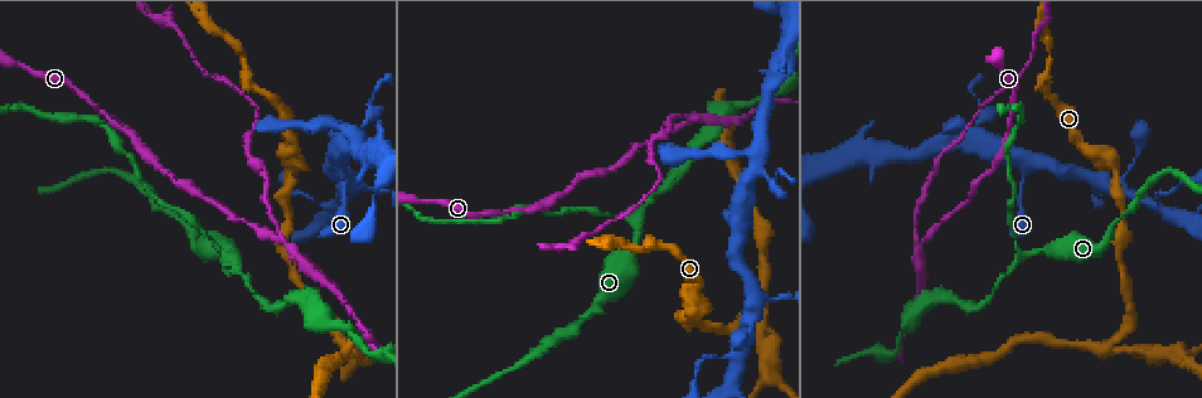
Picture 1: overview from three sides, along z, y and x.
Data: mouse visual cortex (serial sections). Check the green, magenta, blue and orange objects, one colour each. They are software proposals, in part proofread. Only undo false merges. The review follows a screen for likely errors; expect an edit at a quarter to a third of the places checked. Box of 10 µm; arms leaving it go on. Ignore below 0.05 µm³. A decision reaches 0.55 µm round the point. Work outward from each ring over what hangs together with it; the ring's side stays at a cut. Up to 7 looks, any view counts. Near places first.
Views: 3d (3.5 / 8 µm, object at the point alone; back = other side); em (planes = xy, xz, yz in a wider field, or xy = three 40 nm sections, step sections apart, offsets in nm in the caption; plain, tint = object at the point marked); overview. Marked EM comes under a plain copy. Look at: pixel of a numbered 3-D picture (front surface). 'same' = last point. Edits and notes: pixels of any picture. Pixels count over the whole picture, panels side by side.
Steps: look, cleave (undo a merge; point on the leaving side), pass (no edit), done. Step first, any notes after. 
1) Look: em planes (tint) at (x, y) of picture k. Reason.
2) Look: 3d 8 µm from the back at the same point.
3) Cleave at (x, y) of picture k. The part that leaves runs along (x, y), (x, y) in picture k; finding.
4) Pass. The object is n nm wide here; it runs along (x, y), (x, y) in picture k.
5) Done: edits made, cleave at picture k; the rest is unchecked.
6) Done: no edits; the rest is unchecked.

Look: 3d 3.5 µm at (687, 122) of picture 1.

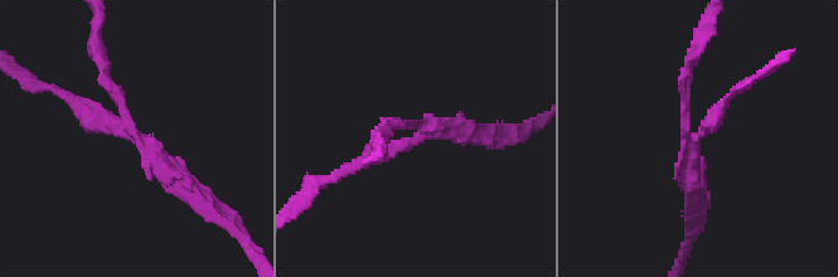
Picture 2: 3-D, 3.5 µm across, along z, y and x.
Look: em planes (tint) at (141, 139) of picture 2. Need the tissue.

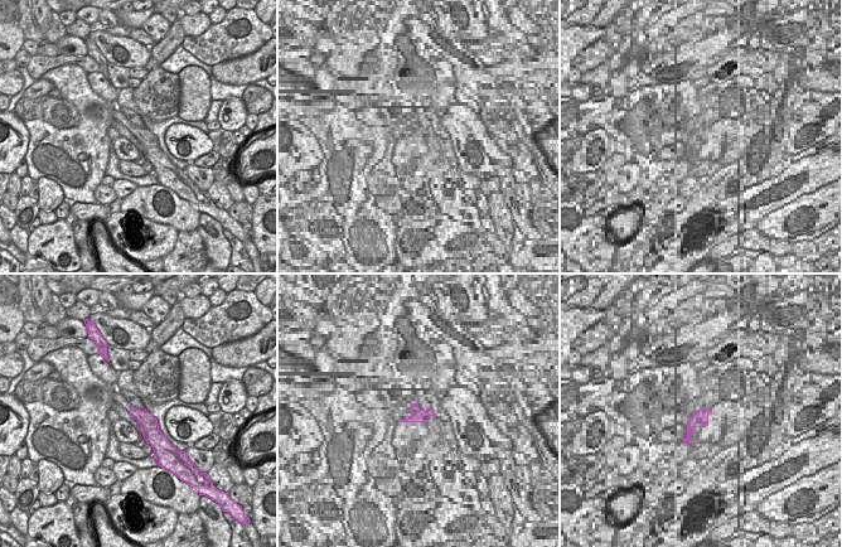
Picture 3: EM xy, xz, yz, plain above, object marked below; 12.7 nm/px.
Cleave at (115, 92) of picture 2. The part that leaves runs along (135, 135), (103, 77), (96, 30) in picture 2; a second cell is stuck on.

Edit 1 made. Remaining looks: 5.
Look: overview. Redraw.

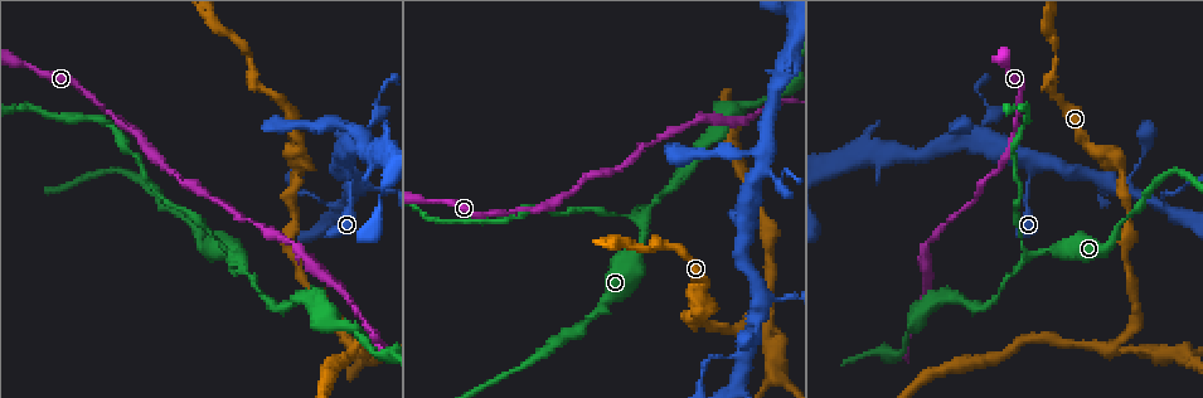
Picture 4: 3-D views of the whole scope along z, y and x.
Look: 3d 3.5 µm at (1034, 254) of picture 4. Three arms meet.

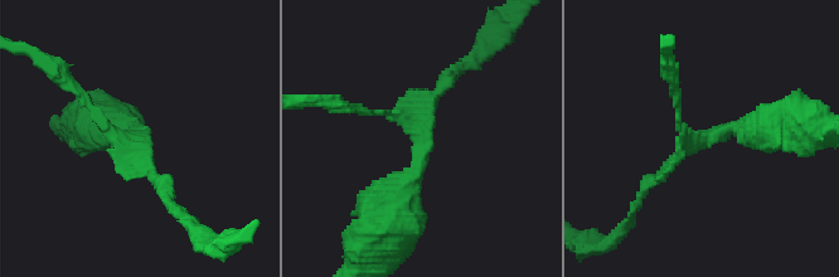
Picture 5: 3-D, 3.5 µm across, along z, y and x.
Look: em xy step 1 (tint) at (422, 137) of picture 5. 3 arms meet here; the arms are 100, 150, 450 nm wide; need the tissue.

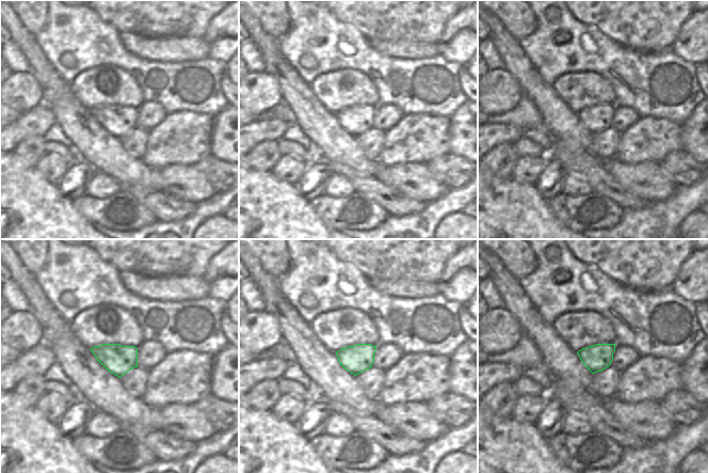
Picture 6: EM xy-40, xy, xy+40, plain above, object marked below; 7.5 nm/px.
Pass. It runs along (382, 208), (417, 173), (425, 108), (447, 79) in picture 5; continuous, no second cell.

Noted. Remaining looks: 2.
Look: 3d 3.5 µm from the back at (746, 355) of picture 4.

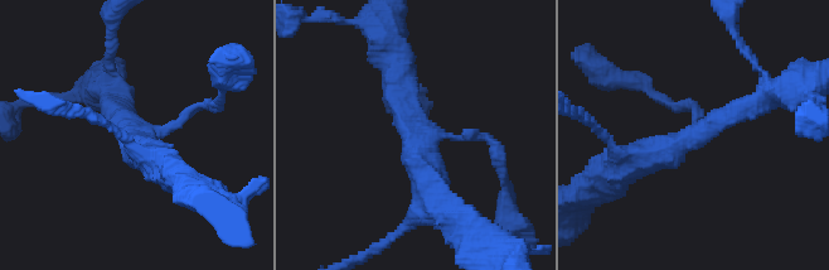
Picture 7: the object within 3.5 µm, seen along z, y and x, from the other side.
Look: em xy step 3 (tint) at (417, 122) of picture 7. 3 arms meet here; the arms are 100, 300, 400 nm wide.

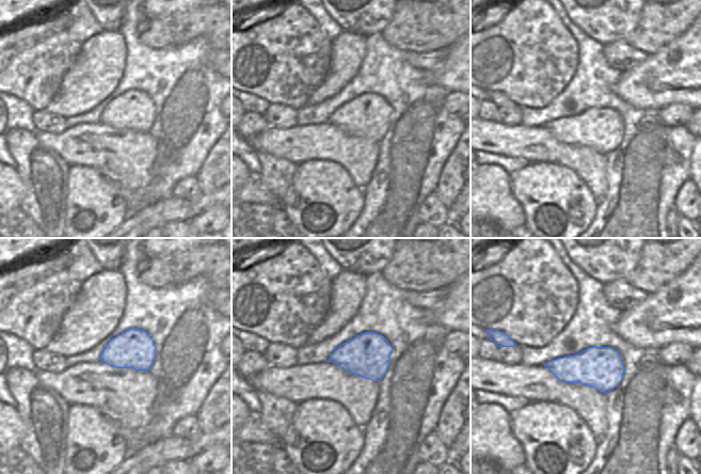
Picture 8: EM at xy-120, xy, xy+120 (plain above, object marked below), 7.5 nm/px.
Pass. It runs along (772, 92), (669, 150), (640, 158) in picture 7; all the same cell.

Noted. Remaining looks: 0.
Done: edits made, cleave at picture 2; the rest is unchecked.

